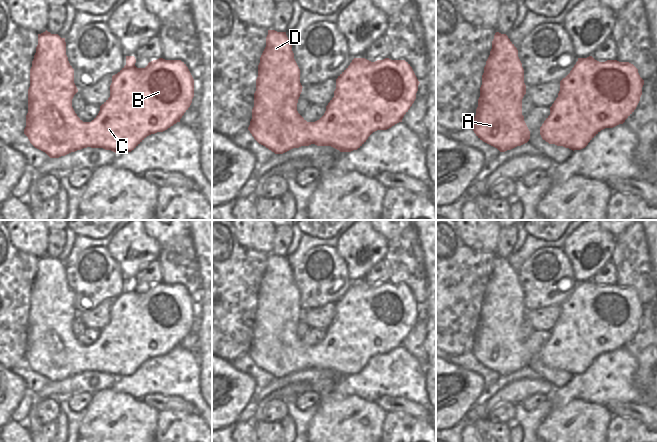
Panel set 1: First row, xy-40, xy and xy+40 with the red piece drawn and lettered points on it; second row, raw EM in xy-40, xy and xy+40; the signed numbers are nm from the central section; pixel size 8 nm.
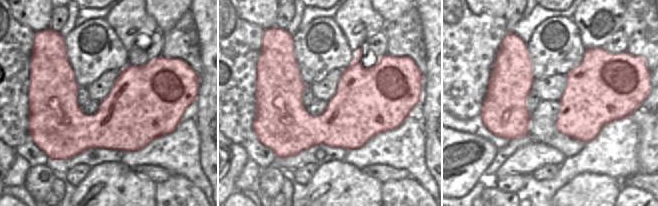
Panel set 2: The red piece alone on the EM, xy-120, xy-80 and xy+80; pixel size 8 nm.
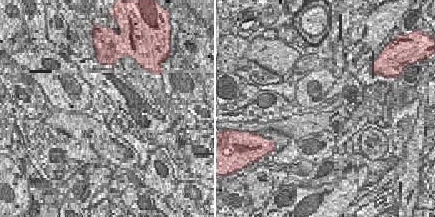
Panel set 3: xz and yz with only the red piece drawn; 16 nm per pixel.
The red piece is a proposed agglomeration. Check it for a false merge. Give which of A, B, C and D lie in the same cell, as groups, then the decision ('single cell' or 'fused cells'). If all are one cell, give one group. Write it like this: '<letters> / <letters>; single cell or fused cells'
A B C D; single cell

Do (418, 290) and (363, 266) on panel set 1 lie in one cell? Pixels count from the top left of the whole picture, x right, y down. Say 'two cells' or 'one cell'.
two cells

